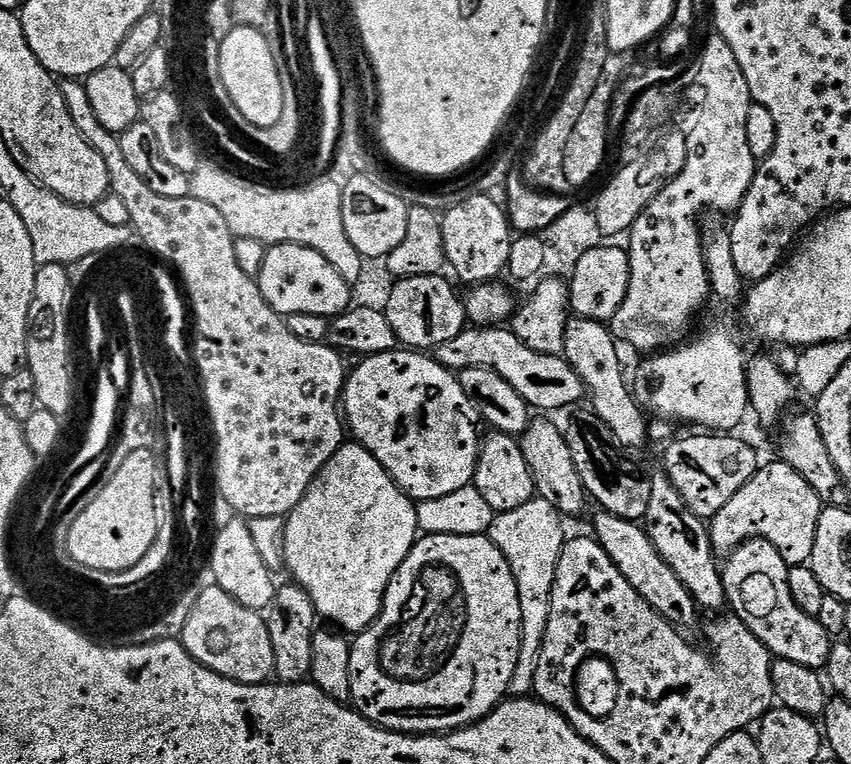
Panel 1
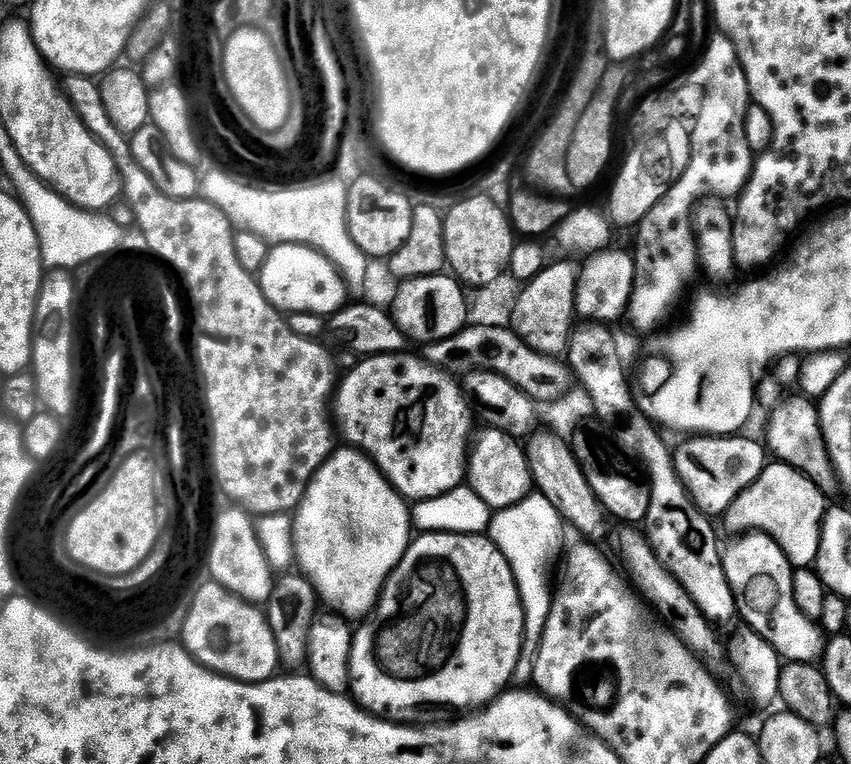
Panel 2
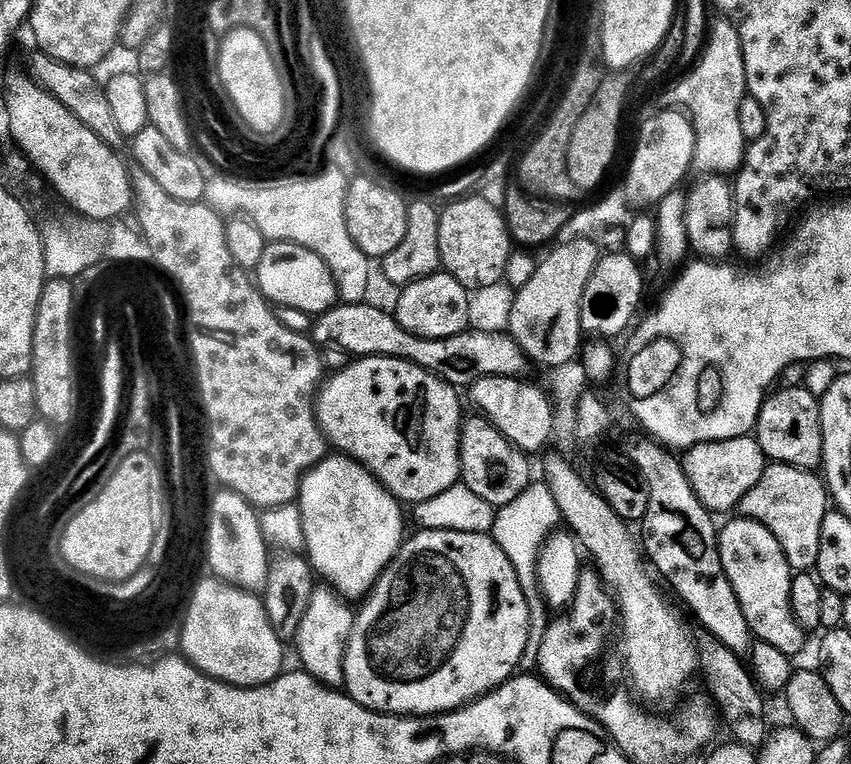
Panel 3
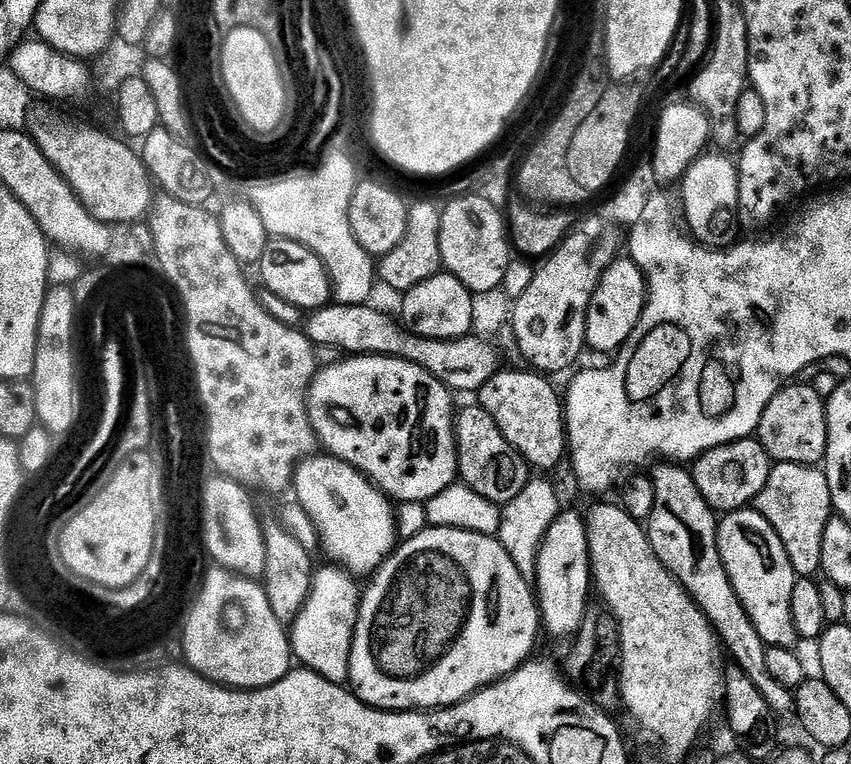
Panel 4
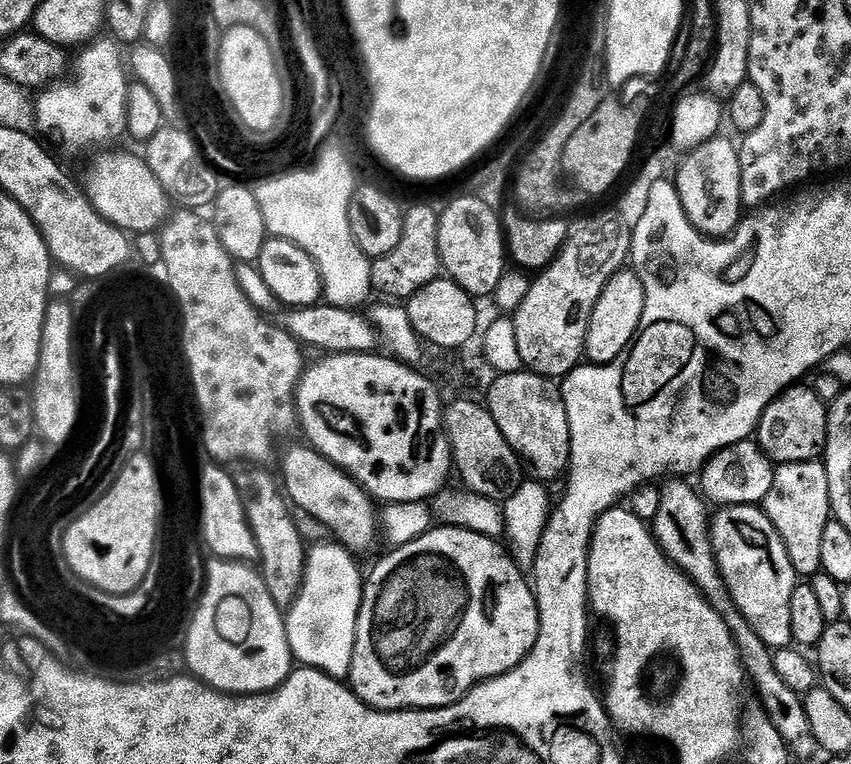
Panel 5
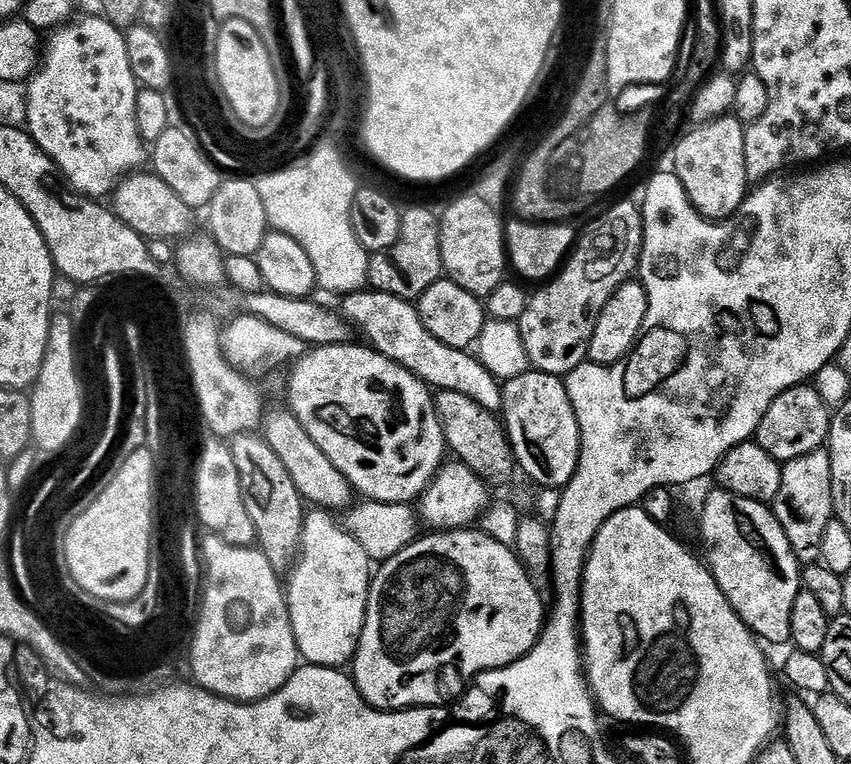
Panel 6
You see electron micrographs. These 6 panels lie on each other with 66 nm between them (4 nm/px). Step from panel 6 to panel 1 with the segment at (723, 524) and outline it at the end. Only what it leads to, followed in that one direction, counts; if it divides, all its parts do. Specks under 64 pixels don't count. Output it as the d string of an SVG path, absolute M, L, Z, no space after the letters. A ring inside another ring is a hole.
M747 540L727 557L722 579L731 611L766 645L773 657L798 662L807 668L823 669L832 652L833 641L822 630L819 619L806 615L794 602L788 585L788 565L782 554L765 540Z

